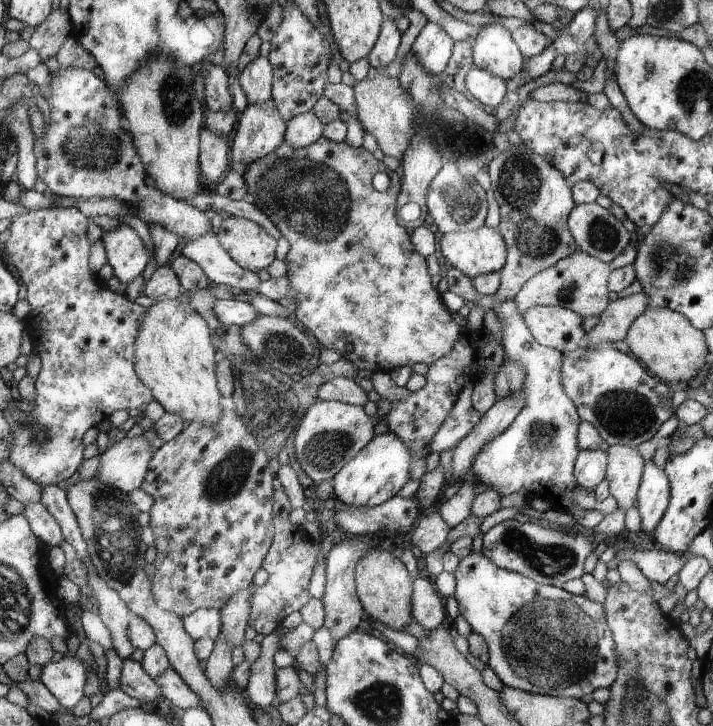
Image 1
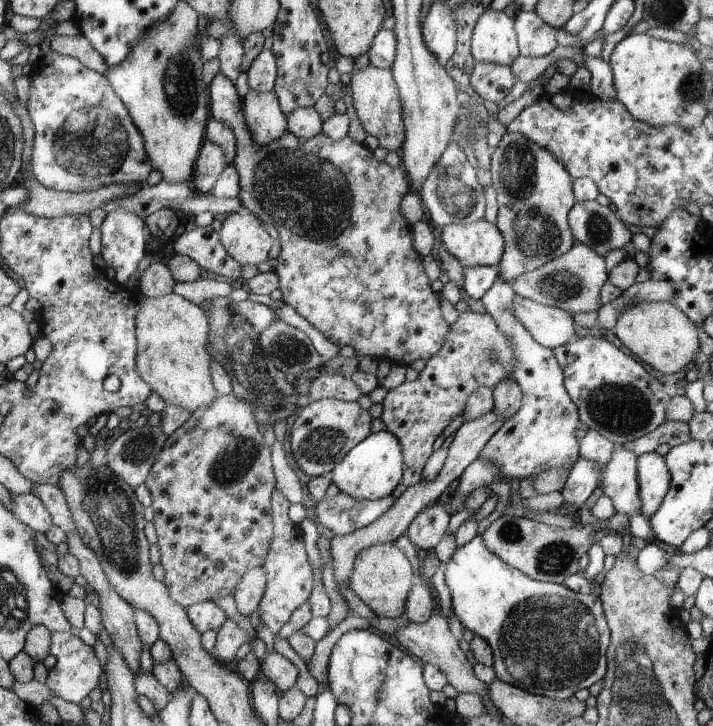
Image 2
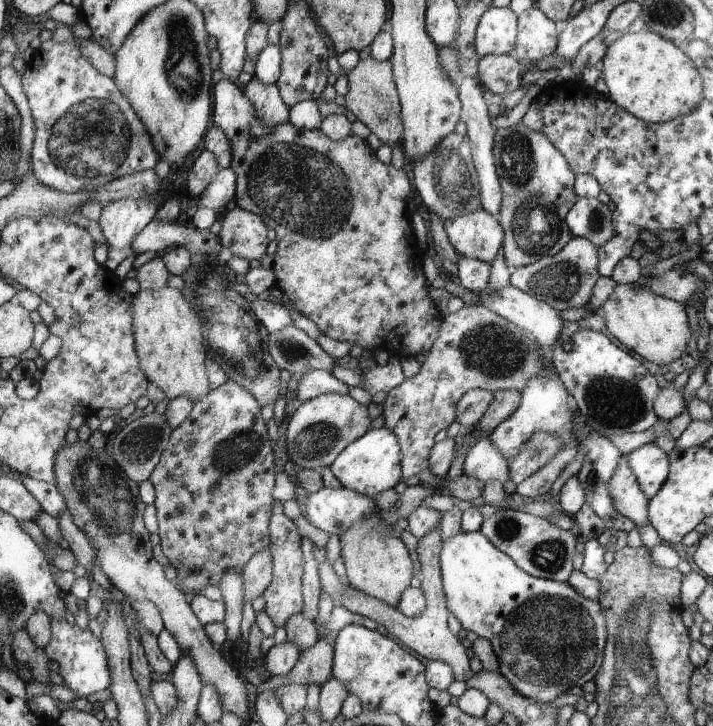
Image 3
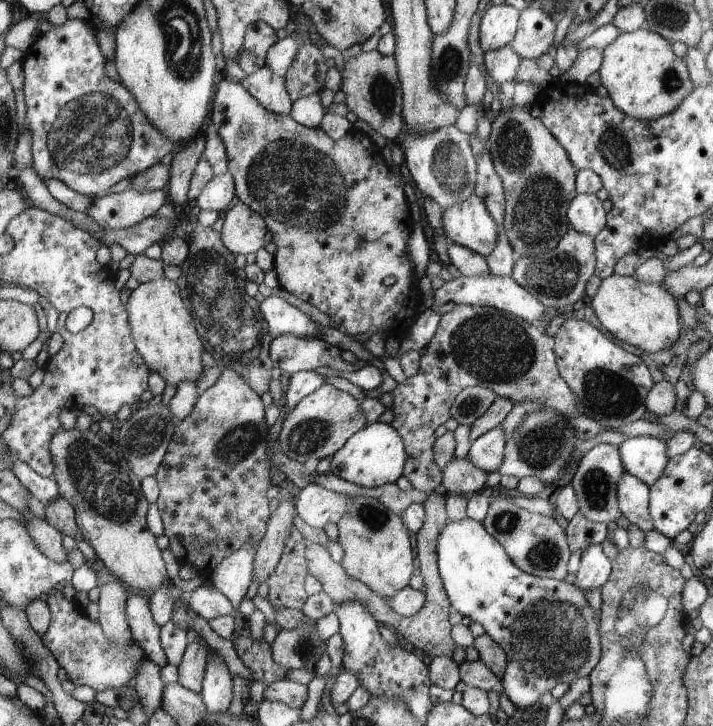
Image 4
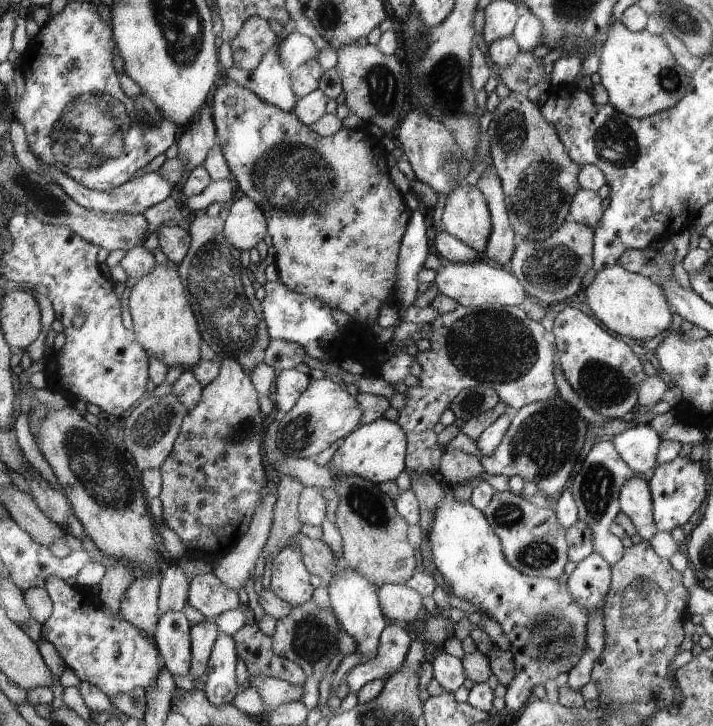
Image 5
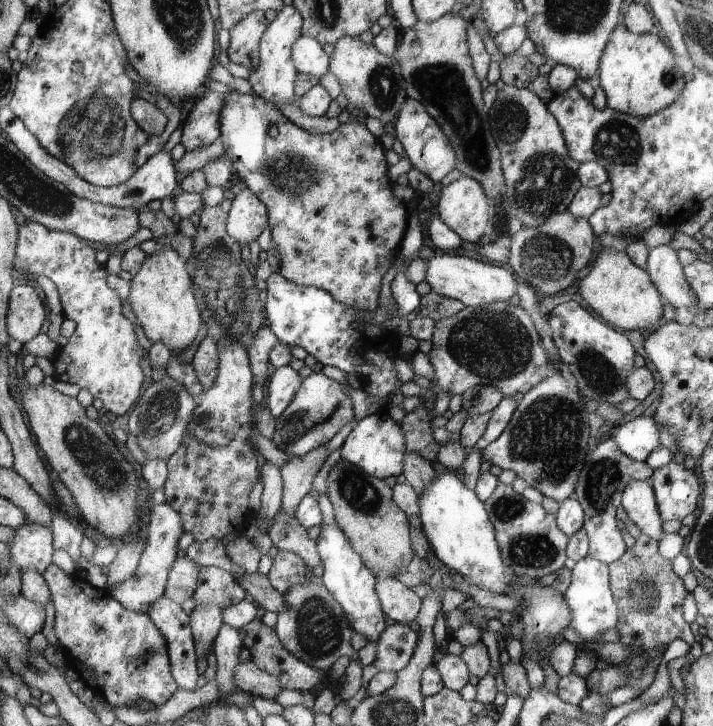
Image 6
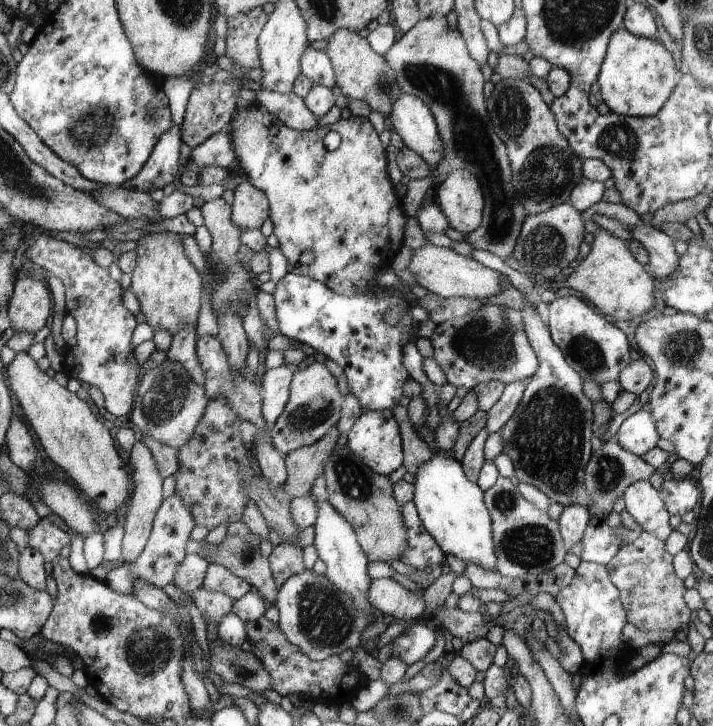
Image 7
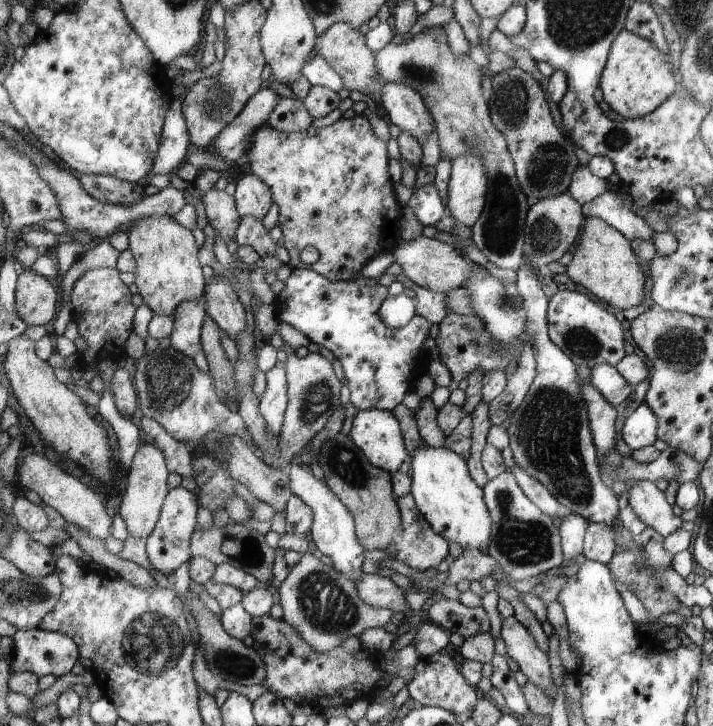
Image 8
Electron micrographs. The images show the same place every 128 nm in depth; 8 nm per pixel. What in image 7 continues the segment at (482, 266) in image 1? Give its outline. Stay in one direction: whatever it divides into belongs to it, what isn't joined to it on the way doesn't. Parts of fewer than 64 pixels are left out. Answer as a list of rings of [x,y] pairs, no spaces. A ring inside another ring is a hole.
[[[454,170],[436,194],[438,207],[447,216],[451,228],[466,236],[480,226],[486,196],[479,179],[470,170]]]

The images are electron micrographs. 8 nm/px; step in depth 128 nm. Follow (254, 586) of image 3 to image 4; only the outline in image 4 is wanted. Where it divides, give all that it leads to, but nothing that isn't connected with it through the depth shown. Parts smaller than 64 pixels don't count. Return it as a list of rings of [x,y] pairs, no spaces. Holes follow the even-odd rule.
[[[294,500],[280,503],[268,522],[267,534],[256,546],[253,560],[253,581],[256,584],[267,582],[278,566],[282,551],[291,530],[294,529]]]

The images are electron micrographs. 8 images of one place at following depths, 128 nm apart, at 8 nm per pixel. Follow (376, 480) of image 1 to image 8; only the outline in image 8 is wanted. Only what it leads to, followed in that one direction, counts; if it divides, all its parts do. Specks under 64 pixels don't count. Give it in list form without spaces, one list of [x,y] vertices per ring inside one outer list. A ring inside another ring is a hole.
[[[382,409],[359,411],[352,422],[349,437],[357,447],[360,447],[360,450],[363,450],[363,454],[368,462],[372,463],[372,466],[387,470],[389,473],[398,472],[402,462],[410,459],[406,452],[407,447],[403,439],[402,427],[392,411]]]

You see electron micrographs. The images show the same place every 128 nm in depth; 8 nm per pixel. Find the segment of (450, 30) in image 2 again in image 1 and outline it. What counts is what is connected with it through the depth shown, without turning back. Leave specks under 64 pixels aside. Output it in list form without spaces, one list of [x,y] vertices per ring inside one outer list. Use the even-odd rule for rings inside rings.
[[[429,22],[412,43],[411,54],[427,73],[438,76],[446,68],[454,45],[453,38],[440,25]]]

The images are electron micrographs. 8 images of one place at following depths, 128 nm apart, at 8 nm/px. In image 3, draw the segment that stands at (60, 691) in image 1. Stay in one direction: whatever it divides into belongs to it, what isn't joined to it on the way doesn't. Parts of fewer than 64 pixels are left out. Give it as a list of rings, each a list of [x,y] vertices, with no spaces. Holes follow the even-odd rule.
[[[52,620],[52,638],[44,650],[50,661],[58,662],[62,685],[77,693],[80,698],[106,690],[111,684],[111,670],[103,643],[90,630],[84,631],[78,625],[70,626],[66,621]]]

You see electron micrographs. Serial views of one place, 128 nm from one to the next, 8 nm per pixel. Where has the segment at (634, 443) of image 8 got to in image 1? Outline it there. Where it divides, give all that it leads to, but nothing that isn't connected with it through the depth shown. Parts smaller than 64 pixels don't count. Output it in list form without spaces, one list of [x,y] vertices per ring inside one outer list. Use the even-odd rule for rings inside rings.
[[[646,462],[635,505],[641,516],[641,530],[651,539],[670,504],[670,479],[662,468]]]

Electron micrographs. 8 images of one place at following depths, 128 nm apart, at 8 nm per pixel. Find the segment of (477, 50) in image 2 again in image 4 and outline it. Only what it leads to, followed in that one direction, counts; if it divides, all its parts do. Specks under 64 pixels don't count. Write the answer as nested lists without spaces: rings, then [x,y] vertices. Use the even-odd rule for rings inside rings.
[[[506,4],[488,6],[479,26],[479,43],[484,52],[509,46],[518,28],[520,13],[520,9]]]

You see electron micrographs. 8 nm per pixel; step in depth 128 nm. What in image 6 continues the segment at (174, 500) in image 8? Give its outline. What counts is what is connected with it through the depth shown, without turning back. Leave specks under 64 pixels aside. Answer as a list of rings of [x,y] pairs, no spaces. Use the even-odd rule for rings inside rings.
[[[163,503],[152,505],[146,518],[146,527],[144,529],[145,547],[142,552],[136,572],[132,578],[122,580],[118,584],[107,582],[106,589],[110,592],[112,598],[126,606],[128,610],[134,612],[148,613],[148,608],[152,602],[156,602],[160,596],[166,594],[167,580],[171,573],[172,566],[175,565],[177,558],[181,555],[178,549],[178,542],[184,535],[184,522],[180,514],[174,510],[170,504]]]

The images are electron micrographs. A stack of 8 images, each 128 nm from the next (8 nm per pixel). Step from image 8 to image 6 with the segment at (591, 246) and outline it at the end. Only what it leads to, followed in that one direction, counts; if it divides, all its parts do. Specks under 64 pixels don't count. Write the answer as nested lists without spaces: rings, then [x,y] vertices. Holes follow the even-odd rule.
[[[601,248],[600,256],[592,262],[590,273],[580,280],[580,296],[600,319],[616,330],[641,330],[650,328],[662,318],[662,298],[655,284],[648,278],[645,268],[636,266],[625,251]]]

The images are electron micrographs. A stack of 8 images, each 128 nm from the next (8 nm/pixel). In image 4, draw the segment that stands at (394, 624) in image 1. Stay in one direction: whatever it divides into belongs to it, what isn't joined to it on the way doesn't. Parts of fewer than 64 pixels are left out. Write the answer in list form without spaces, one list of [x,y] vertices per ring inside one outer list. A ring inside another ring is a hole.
[[[353,497],[337,526],[338,543],[345,552],[341,565],[348,575],[385,599],[394,598],[399,590],[409,585],[414,576],[414,552],[402,518],[388,510],[379,500]]]

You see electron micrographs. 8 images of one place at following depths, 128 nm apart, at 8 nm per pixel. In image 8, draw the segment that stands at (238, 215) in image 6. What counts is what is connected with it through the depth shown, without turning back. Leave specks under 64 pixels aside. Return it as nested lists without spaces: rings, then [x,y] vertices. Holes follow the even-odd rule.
[[[252,173],[237,182],[233,197],[241,217],[256,217],[262,221],[272,208],[271,187]]]

